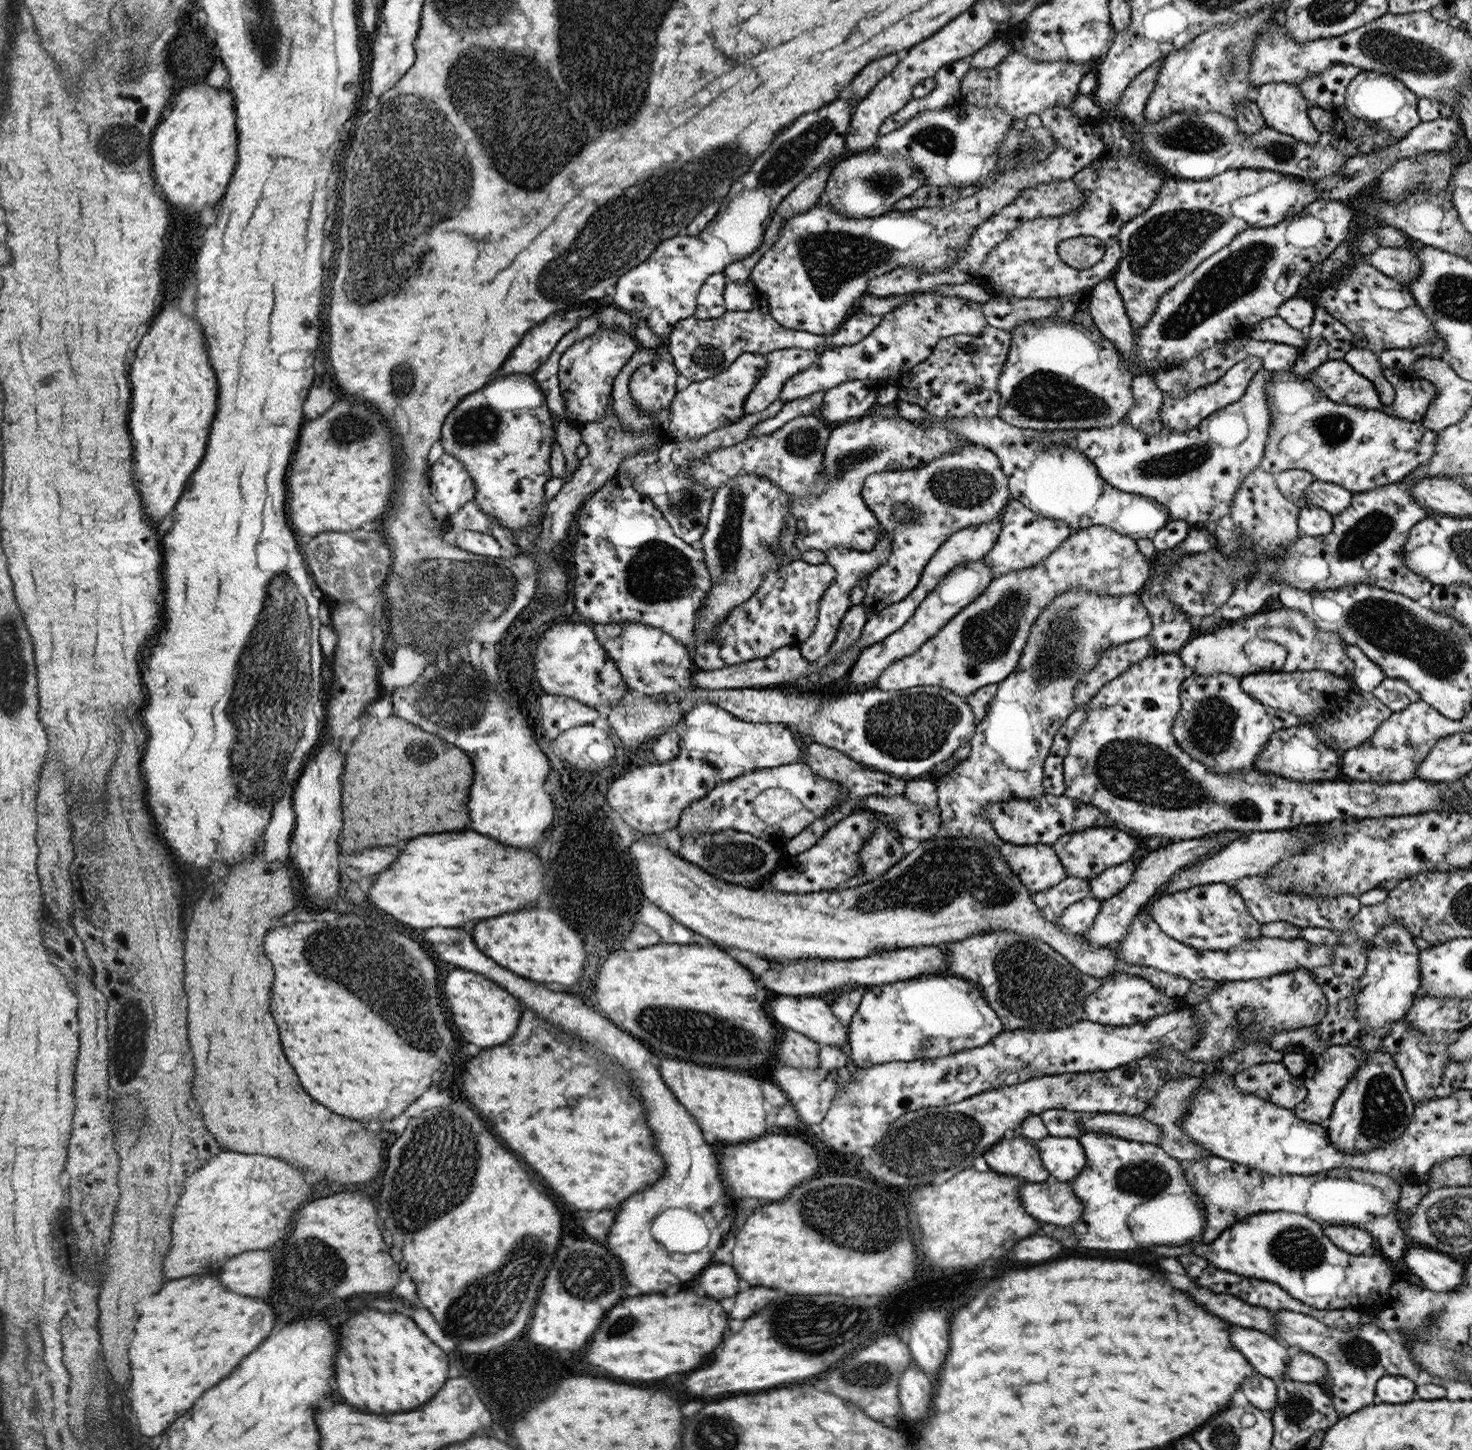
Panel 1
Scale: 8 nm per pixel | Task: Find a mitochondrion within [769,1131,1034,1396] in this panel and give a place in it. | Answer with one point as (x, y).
(847, 1216)

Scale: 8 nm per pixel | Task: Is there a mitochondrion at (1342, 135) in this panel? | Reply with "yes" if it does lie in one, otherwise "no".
no

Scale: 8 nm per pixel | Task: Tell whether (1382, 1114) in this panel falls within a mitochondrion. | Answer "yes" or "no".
yes

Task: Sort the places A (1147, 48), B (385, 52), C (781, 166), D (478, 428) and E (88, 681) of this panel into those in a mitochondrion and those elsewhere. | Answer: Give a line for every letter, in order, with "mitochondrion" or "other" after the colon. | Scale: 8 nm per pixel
A: other
B: other
C: mitochondrion
D: mitochondrion
E: other

